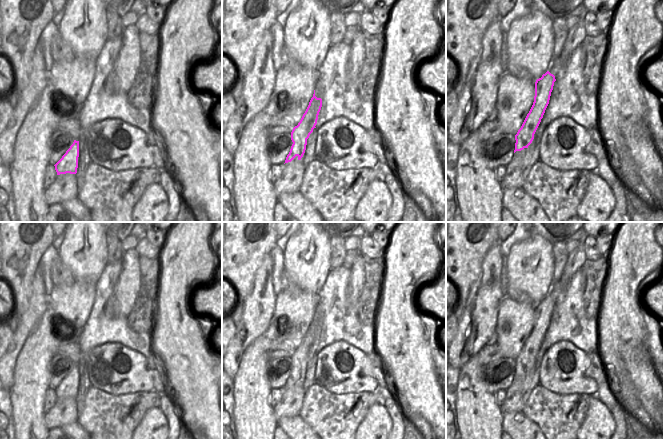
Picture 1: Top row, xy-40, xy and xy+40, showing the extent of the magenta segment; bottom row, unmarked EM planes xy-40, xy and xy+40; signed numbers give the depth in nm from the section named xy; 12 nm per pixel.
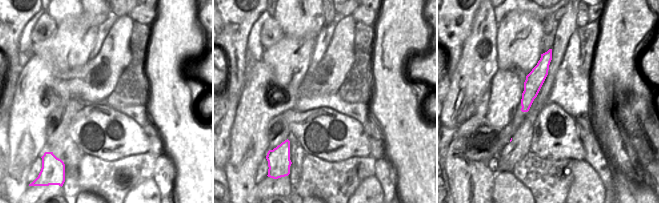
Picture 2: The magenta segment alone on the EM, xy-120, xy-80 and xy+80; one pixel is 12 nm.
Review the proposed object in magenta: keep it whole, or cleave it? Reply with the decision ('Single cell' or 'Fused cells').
Single cell.

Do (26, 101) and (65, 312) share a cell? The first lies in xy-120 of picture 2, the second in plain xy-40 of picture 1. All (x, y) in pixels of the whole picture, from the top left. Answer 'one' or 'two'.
two

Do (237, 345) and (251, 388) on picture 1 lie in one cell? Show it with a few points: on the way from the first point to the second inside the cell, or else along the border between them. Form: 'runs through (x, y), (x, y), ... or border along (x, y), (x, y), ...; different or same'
border along (255, 339), (243, 352), (238, 370), (233, 378); different

